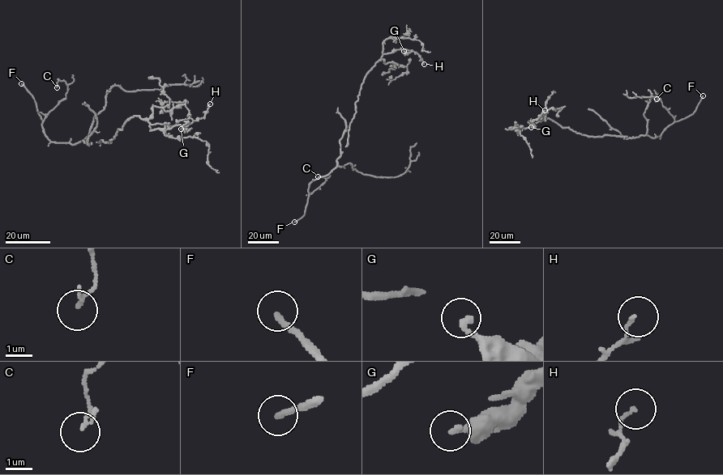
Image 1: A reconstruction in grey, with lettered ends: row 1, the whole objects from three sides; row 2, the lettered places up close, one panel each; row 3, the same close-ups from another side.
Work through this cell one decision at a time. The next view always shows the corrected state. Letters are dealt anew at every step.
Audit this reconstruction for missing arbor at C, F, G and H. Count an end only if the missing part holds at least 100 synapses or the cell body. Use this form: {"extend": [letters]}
{"extend": ["F"]}

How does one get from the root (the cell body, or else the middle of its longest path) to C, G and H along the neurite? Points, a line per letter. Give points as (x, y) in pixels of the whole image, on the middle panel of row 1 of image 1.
C: (349, 129), (347, 145), (340, 147), (336, 167), (327, 176), (310, 183), (310, 194), (326, 180), (318, 176)
G: (349, 129), (356, 112), (355, 103), (367, 73), (383, 54), (396, 49), (412, 50), (408, 53), (404, 51)
H: (349, 129), (364, 77), (383, 54), (396, 49), (412, 50), (419, 55), (424, 64)

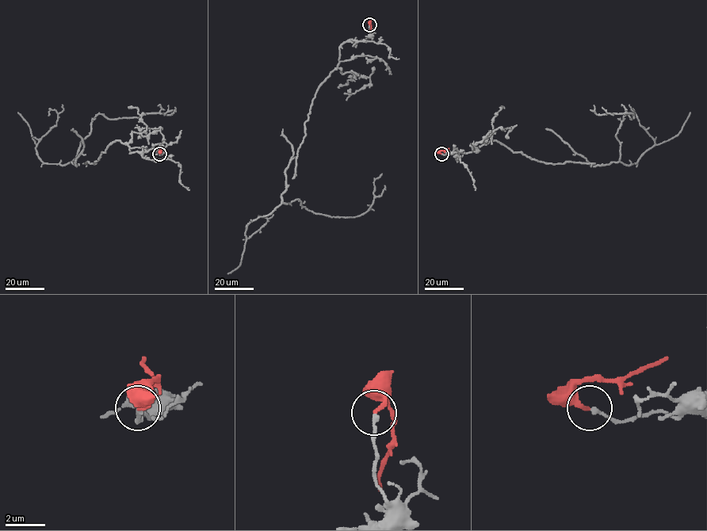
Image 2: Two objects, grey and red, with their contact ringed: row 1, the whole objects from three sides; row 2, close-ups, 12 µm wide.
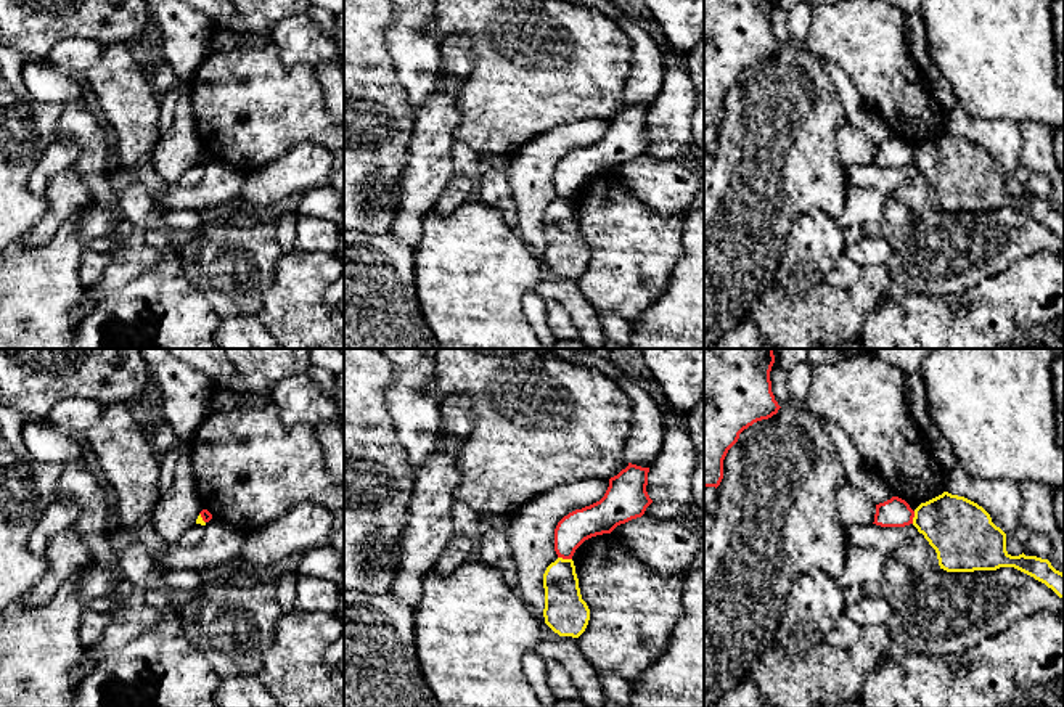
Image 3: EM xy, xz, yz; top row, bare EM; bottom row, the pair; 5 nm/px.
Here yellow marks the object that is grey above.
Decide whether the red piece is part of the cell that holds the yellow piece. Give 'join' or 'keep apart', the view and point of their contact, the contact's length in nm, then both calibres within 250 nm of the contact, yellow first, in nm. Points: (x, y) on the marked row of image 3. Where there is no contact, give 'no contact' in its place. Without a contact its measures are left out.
keep apart; contact xz (564, 559); length 70 nm; calibres 200 and 160 nm

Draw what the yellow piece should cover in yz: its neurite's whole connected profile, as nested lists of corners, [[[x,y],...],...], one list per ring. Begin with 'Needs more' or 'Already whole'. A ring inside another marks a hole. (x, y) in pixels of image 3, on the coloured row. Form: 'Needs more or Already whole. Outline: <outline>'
Already whole. Outline: [[[943,492],[915,509],[913,525],[935,550],[940,569],[947,572],[996,570],[1014,567],[1045,583],[1064,599],[1064,574],[1048,559],[1011,556],[1006,533],[992,522],[977,503]]]

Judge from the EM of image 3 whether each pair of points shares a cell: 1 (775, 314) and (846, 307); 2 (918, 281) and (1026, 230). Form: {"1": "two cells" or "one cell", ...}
{"1": "one cell", "2": "one cell"}

